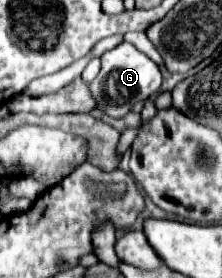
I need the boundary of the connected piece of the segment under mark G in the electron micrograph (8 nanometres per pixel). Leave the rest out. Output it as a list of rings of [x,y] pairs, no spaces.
[[[122,42],[116,48],[102,54],[102,70],[96,76],[96,80],[90,84],[92,96],[98,100],[98,106],[104,108],[104,112],[112,118],[120,118],[130,112],[130,106],[138,100],[148,100],[150,96],[160,92],[162,74],[160,68],[142,54],[134,44]]]

